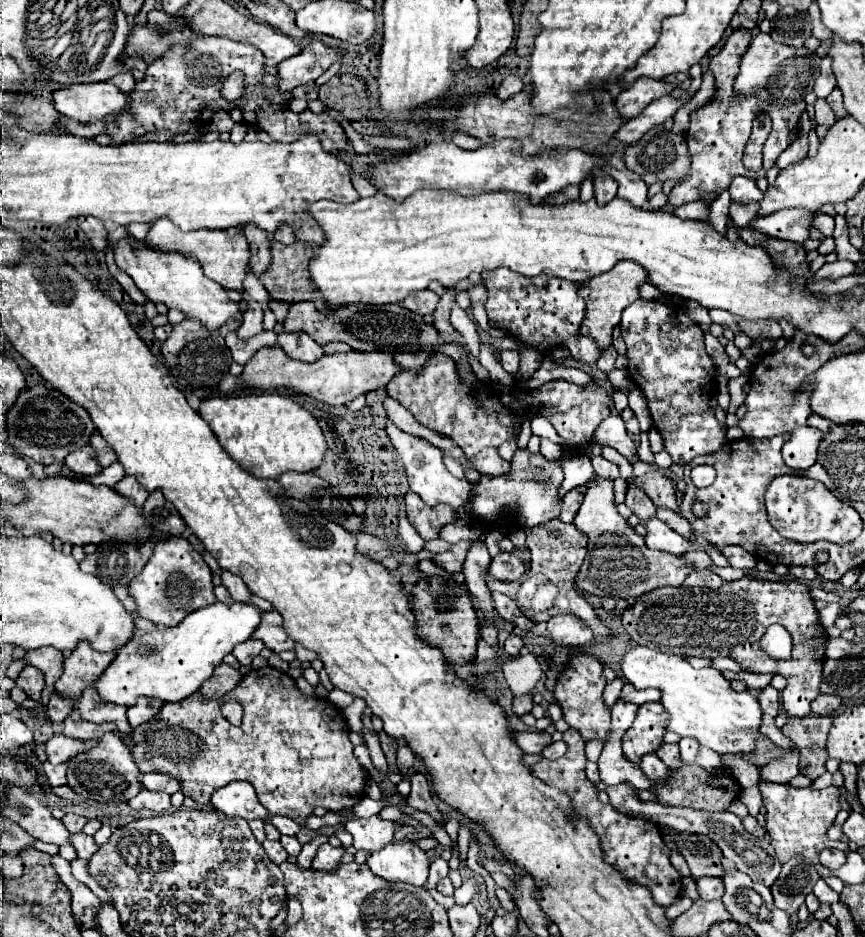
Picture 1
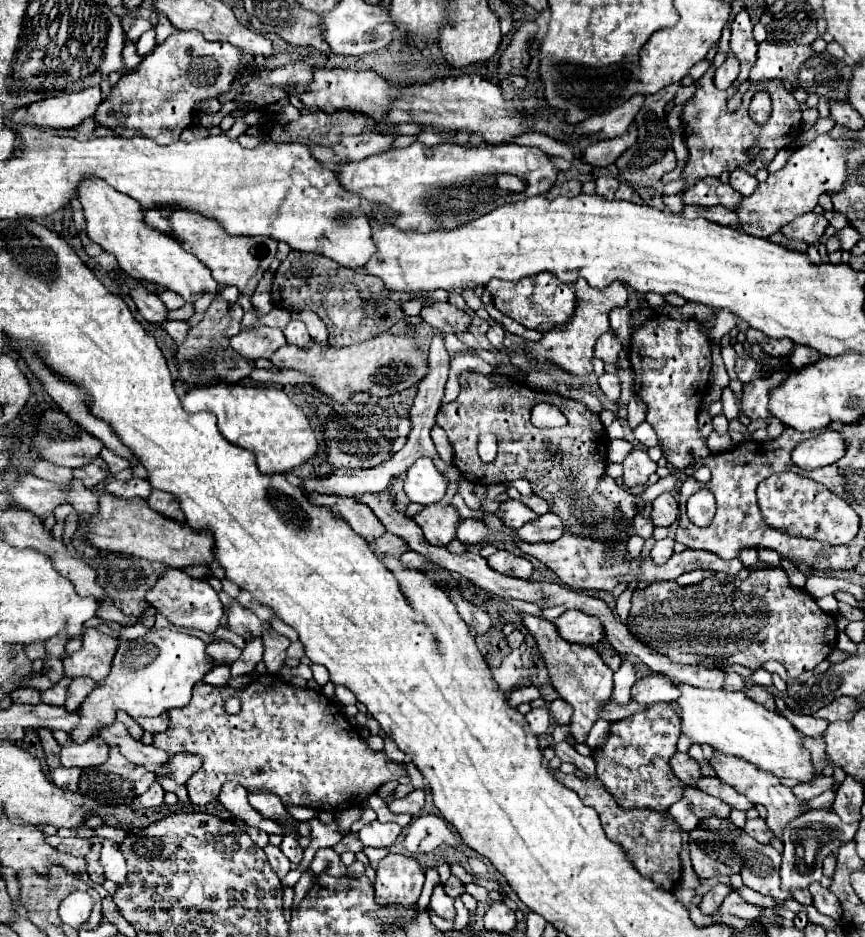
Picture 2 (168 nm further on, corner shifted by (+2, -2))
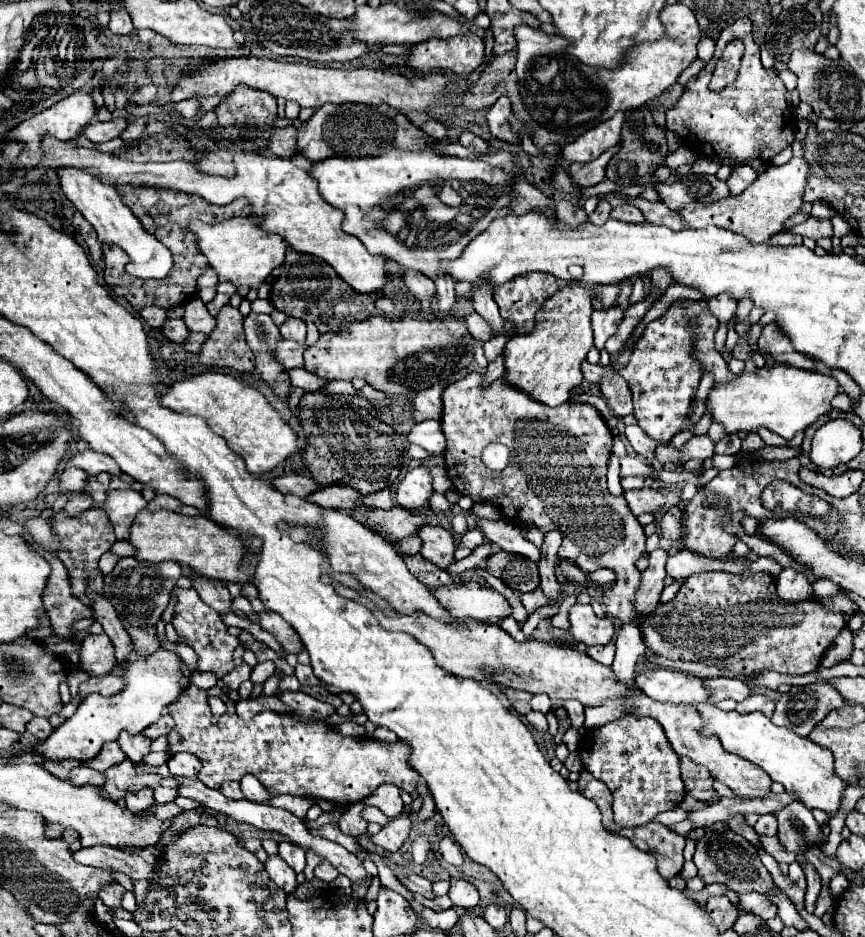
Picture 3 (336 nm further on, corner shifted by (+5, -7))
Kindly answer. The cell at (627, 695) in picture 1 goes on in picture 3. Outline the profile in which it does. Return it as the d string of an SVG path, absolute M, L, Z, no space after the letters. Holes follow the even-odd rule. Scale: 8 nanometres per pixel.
M650 669L636 677L636 687L654 701L666 703L696 703L708 701L708 691L694 675L676 673L670 669Z

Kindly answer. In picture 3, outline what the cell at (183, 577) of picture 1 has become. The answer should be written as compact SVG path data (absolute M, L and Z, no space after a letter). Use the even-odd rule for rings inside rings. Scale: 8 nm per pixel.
M174 587L174 595L176 595L176 605L174 605L172 625L174 625L176 633L182 635L186 639L186 643L190 647L194 647L194 651L198 653L198 671L212 671L218 677L224 677L228 671L234 669L232 653L240 645L240 641L236 637L228 635L226 625L220 619L220 615L212 607L208 607L194 589Z

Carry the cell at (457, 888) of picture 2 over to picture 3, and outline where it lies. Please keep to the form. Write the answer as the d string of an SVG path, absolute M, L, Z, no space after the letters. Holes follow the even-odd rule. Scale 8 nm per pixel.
M450 879L448 897L456 907L462 907L462 909L474 909L478 905L478 891L466 879Z

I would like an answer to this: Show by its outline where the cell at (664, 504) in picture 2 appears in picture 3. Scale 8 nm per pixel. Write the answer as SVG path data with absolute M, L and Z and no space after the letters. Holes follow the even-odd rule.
M670 507L670 509L662 515L658 527L660 527L662 537L672 539L672 541L680 539L680 537L682 537L682 511L680 511L678 507Z

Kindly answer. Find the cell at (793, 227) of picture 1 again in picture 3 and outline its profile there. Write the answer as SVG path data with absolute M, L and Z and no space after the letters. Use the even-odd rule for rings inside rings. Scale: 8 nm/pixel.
M810 217L808 221L800 223L800 225L794 225L790 229L790 233L796 233L796 235L802 235L802 237L810 237L814 241L818 241L820 237L832 237L832 223L828 219L816 219L816 217Z

